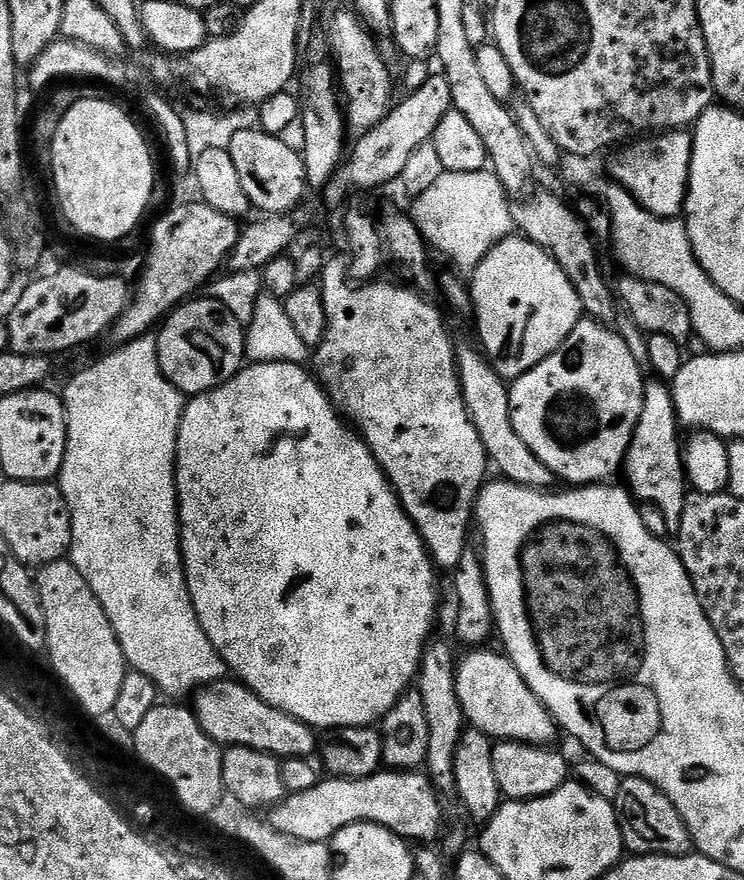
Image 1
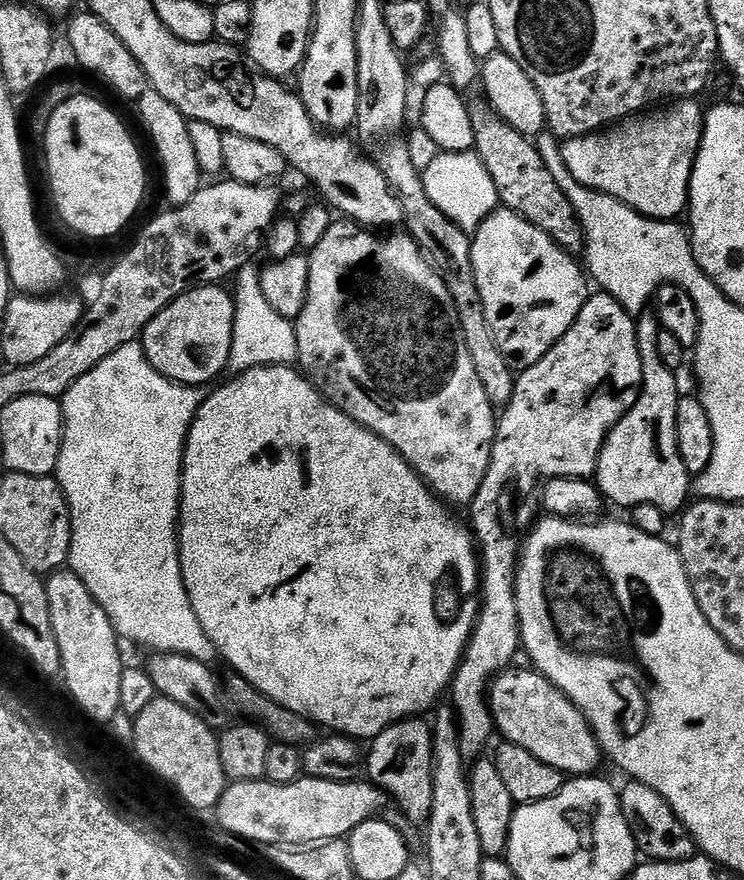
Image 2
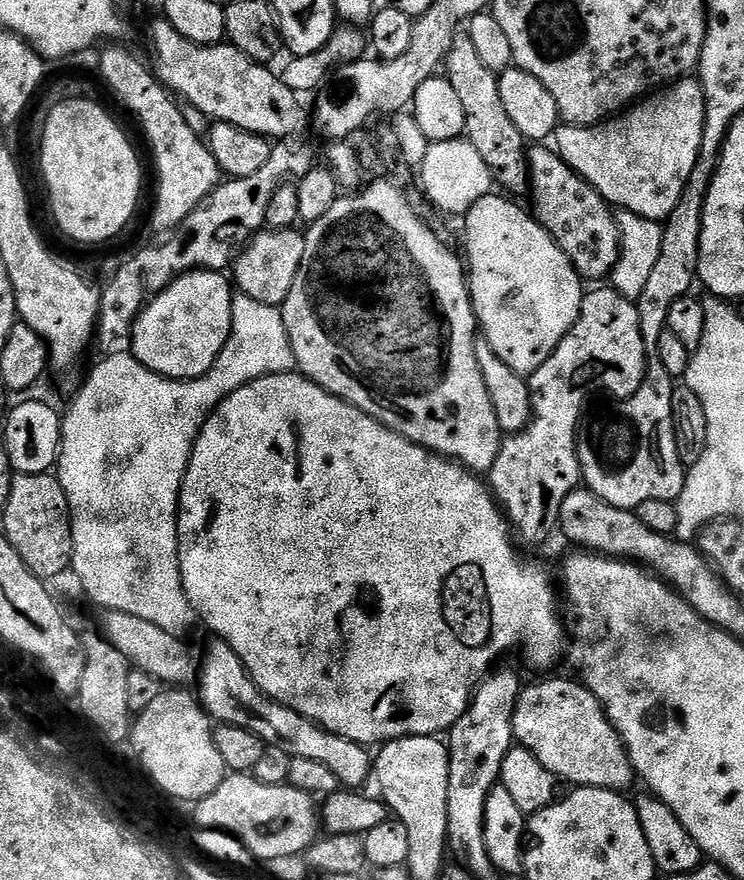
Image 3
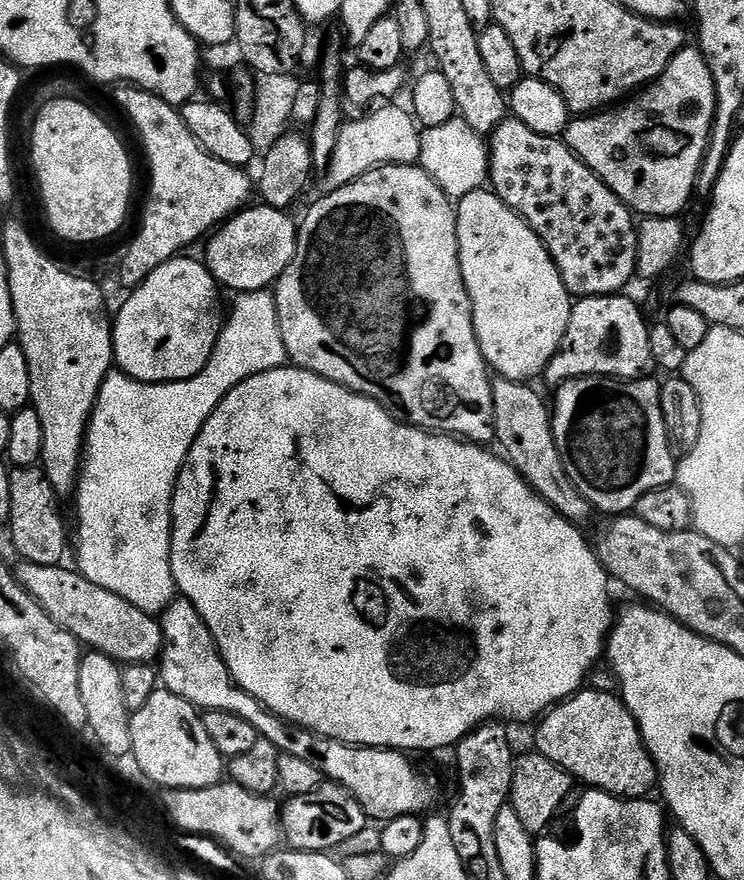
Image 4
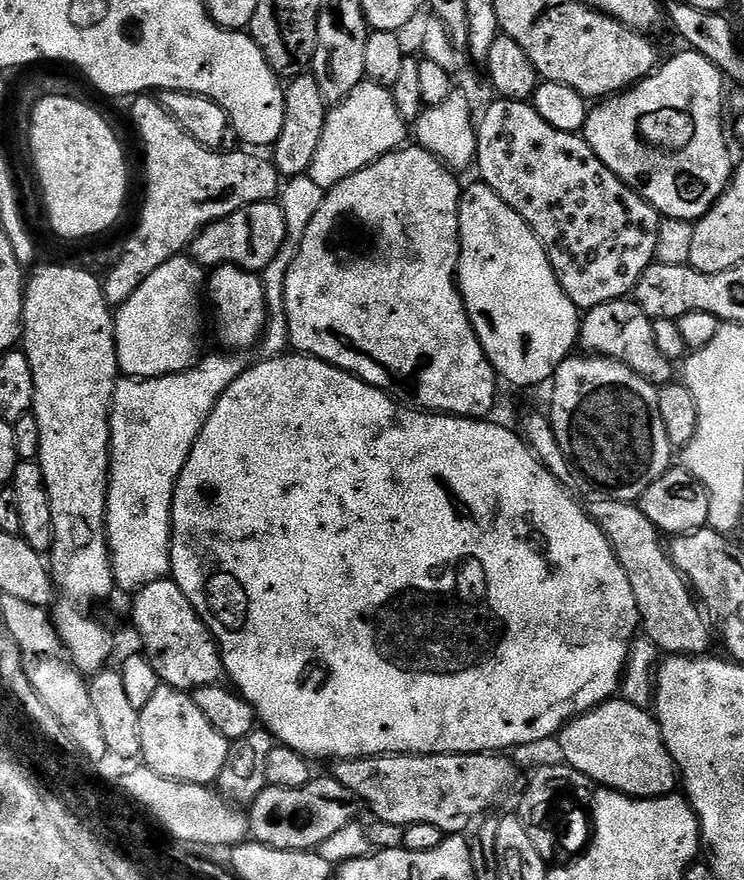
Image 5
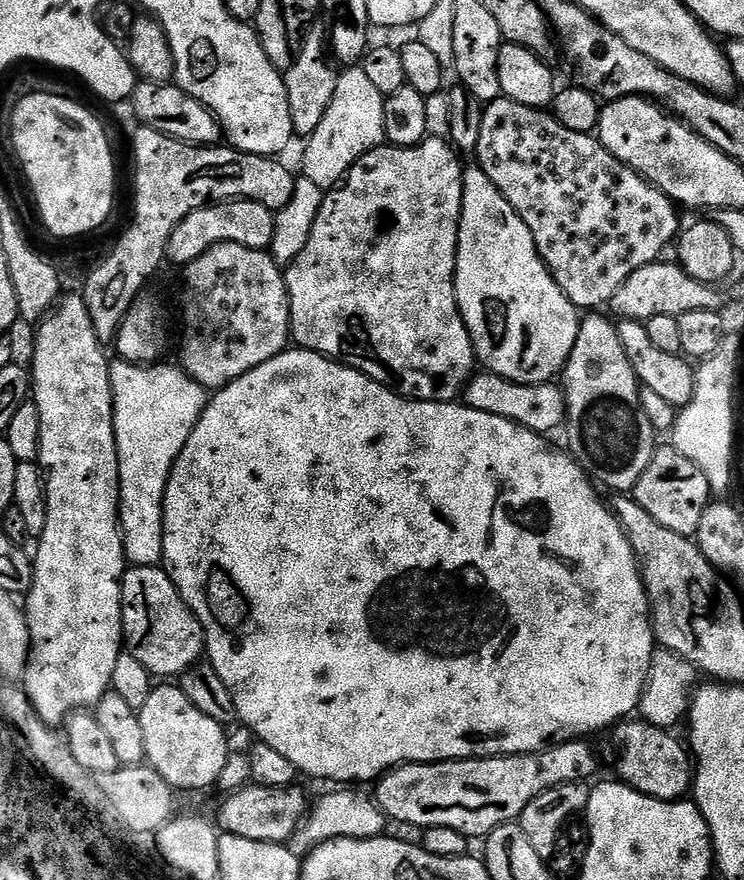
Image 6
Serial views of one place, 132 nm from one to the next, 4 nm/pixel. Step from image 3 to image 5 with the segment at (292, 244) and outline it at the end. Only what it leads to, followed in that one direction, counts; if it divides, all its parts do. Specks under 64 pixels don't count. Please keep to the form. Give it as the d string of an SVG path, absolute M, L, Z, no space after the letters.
M279 203L251 204L213 224L207 224L190 245L190 255L201 268L211 270L222 264L233 264L248 272L263 273L288 240L286 214Z

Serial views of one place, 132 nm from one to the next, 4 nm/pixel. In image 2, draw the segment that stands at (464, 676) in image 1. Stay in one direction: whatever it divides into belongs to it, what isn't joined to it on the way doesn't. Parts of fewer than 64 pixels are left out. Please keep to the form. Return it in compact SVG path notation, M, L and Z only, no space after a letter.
M527 667L505 670L492 681L488 694L488 706L492 710L492 722L497 733L514 746L530 750L534 758L554 766L569 777L587 776L597 771L602 753L592 727L584 715L558 689L535 670Z

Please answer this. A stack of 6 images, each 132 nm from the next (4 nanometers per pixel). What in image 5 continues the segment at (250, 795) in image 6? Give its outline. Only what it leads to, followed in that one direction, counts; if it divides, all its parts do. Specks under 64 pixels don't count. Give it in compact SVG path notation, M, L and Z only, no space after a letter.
M314 778L306 786L283 788L269 786L254 798L247 809L250 836L257 844L265 844L287 852L307 852L319 849L326 838L330 838L342 826L350 826L357 819L356 795L342 782L331 778Z

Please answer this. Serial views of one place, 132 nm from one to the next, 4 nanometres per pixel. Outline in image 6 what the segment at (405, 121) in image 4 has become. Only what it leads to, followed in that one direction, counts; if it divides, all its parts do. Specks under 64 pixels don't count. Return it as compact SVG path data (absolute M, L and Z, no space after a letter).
M348 66L343 71L337 75L334 98L330 98L330 107L322 122L318 122L318 130L314 130L314 134L303 141L302 175L325 190L337 187L366 153L385 143L386 110L383 94L371 84L363 67Z

